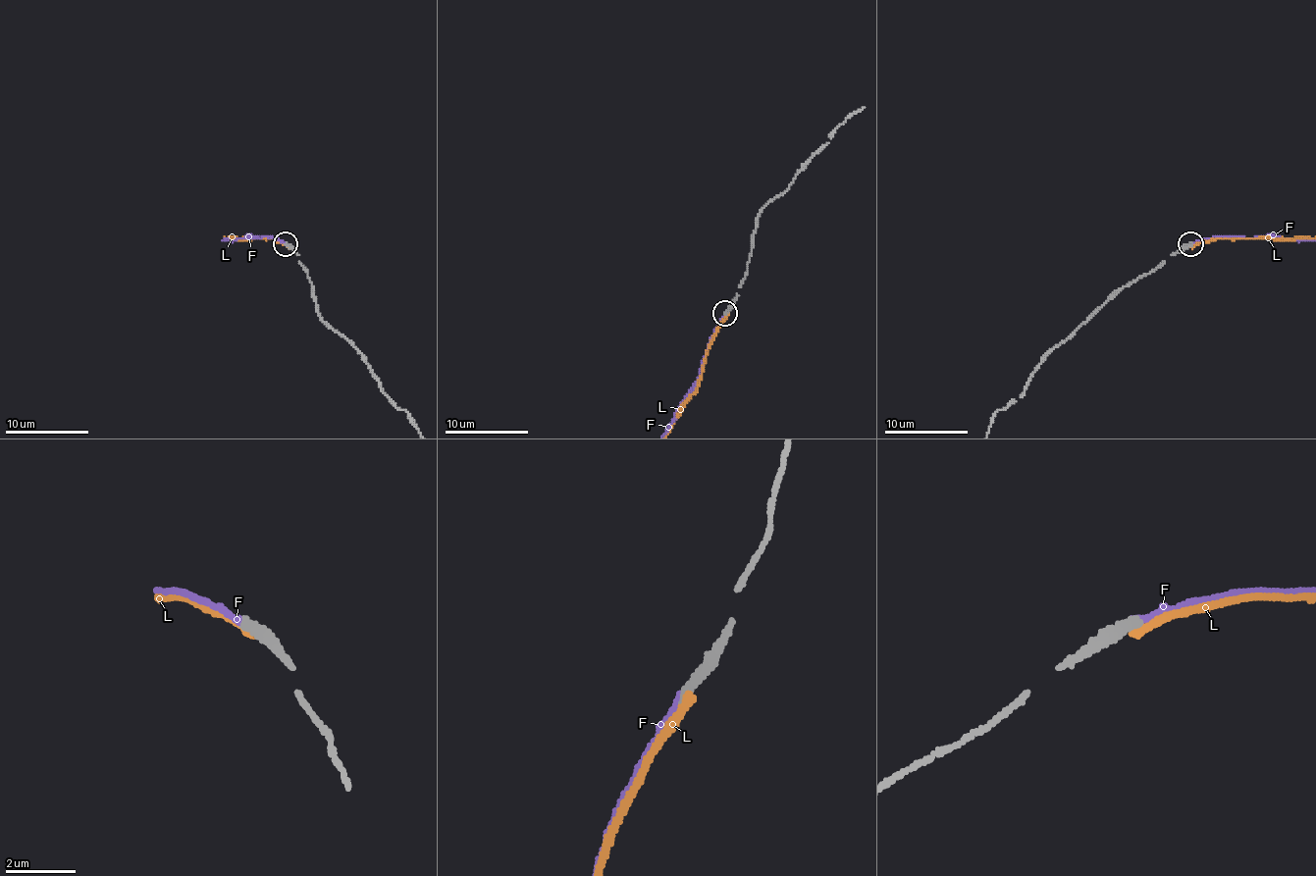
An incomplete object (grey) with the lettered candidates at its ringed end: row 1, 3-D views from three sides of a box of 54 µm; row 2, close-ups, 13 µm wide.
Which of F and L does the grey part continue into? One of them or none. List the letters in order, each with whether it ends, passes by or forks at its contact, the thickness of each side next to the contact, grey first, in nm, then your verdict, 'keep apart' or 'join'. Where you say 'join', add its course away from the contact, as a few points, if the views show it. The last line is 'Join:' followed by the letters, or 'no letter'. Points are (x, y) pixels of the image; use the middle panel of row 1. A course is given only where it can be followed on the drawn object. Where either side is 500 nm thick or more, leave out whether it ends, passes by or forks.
F: it ends | 340/190 nm | join
L: it ends | 360/240 nm | keep apart
Join: F

